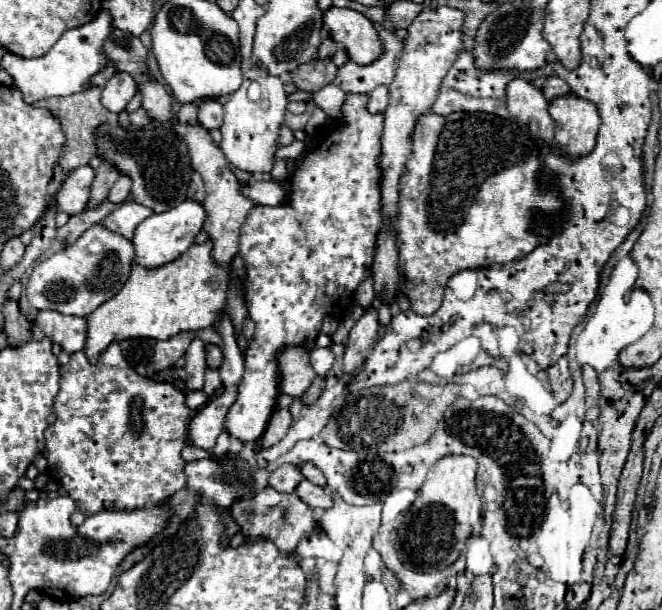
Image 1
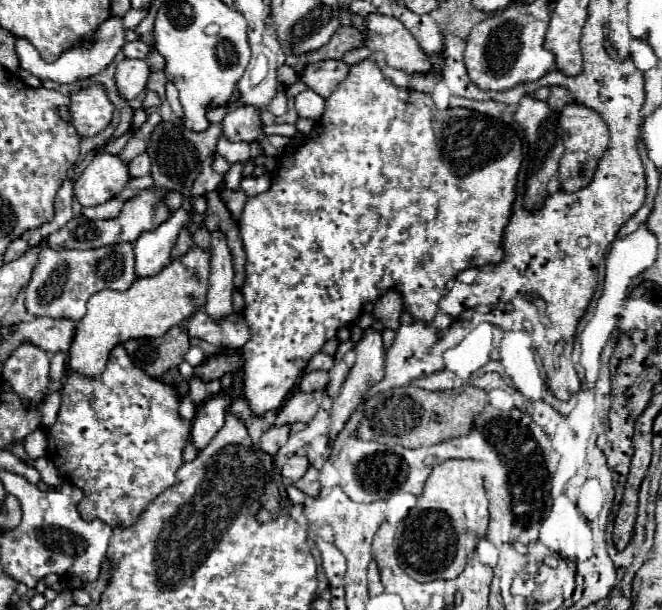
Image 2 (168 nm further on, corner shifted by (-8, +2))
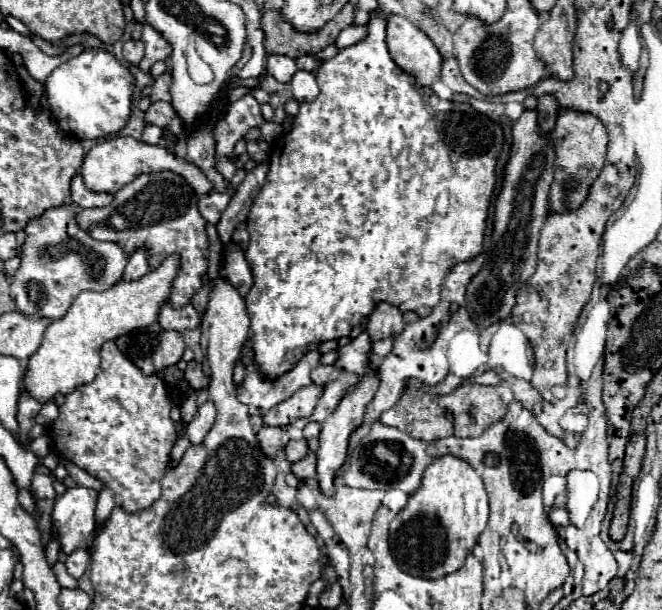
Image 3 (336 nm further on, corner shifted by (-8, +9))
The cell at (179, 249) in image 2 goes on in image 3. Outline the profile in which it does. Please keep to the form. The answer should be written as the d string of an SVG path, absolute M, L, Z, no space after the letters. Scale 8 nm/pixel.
M148 173L140 175L114 195L114 201L102 209L80 209L76 215L82 229L94 239L118 243L126 255L132 255L140 245L148 245L148 265L156 269L168 255L180 255L178 275L172 283L168 305L188 305L194 293L202 287L202 277L208 273L210 239L206 219L198 211L198 195L178 173Z

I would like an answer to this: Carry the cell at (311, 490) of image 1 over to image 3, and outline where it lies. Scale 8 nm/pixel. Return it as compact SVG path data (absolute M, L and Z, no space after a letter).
M310 451L302 461L294 463L294 465L292 465L292 473L294 473L300 481L314 479L314 477L316 477L316 453Z

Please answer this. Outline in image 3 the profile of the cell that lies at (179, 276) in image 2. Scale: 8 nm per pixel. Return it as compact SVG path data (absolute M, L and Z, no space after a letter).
M172 255L158 269L146 273L138 281L118 281L102 293L80 293L72 303L72 309L68 309L60 321L52 321L46 327L40 349L26 361L22 391L40 403L48 403L54 395L68 395L76 387L92 381L100 371L100 347L104 341L156 323L158 307L170 297L170 285L176 271L178 255Z

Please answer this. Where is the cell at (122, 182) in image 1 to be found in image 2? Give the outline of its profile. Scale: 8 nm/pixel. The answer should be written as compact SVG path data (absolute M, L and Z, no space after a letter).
M146 152L140 154L140 156L136 156L136 158L130 162L130 166L128 166L128 174L130 174L132 178L148 176L148 172L150 172L150 158L148 158Z

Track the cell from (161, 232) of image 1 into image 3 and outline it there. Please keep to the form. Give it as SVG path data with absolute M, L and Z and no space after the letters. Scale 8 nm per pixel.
M138 249L130 259L128 259L128 265L124 269L124 281L134 281L134 279L140 279L142 275L146 275L150 271L148 267L148 259L146 259L146 251L144 249Z

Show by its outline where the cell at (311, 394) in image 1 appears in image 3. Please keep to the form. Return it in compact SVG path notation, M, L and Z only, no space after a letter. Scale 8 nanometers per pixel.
M308 385L300 391L296 391L288 401L278 403L264 415L264 425L284 427L284 425L294 423L300 417L308 417L314 411L320 395L322 395L322 391L316 385Z

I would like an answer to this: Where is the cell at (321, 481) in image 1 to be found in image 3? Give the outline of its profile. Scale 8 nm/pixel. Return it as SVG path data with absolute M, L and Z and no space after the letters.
M308 423L302 431L304 431L304 439L308 441L310 451L318 451L318 433L320 433L320 425L318 425L318 423Z

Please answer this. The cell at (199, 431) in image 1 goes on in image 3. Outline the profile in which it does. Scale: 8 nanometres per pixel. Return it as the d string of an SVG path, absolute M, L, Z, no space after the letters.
M206 401L202 407L198 407L196 417L186 427L186 435L192 445L200 445L204 441L206 433L214 425L214 419L216 419L216 407L212 401Z

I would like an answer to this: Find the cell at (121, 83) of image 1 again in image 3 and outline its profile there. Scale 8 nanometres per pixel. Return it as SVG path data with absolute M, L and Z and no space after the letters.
M128 39L124 43L124 51L122 51L124 59L132 65L138 65L140 59L144 57L144 43L140 39Z

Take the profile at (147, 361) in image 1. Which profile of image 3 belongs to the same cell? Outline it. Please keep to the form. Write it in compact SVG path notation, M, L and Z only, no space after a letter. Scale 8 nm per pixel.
M158 323L118 337L116 345L144 375L176 365L186 349L178 331L164 331Z

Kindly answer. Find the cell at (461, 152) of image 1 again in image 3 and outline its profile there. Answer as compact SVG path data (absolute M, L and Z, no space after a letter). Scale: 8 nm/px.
M380 9L372 11L372 17L366 25L368 35L346 47L340 49L336 57L324 61L316 73L320 95L316 101L302 101L300 111L292 121L292 129L284 133L276 141L276 149L270 155L270 171L266 177L266 185L254 197L254 203L248 213L248 233L250 245L246 249L246 259L250 263L254 275L254 287L246 297L246 309L250 315L250 343L254 349L256 363L260 371L268 379L276 379L284 371L292 369L294 363L302 359L304 353L316 349L320 343L330 339L340 339L350 335L354 325L360 325L378 303L386 301L396 305L402 313L414 311L416 315L424 317L432 313L432 309L440 301L440 289L446 273L460 261L468 261L482 251L484 229L486 229L486 215L488 215L488 201L494 191L496 175L494 167L498 161L498 153L504 143L502 127L488 119L486 115L478 113L468 103L454 103L442 101L434 95L432 89L424 89L416 85L414 75L402 71L386 47L386 15Z

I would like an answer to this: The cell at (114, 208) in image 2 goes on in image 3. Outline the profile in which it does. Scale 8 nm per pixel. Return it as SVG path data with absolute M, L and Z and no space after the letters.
M76 173L74 179L72 179L72 201L78 207L106 207L106 205L112 203L112 195L86 189L80 173Z

